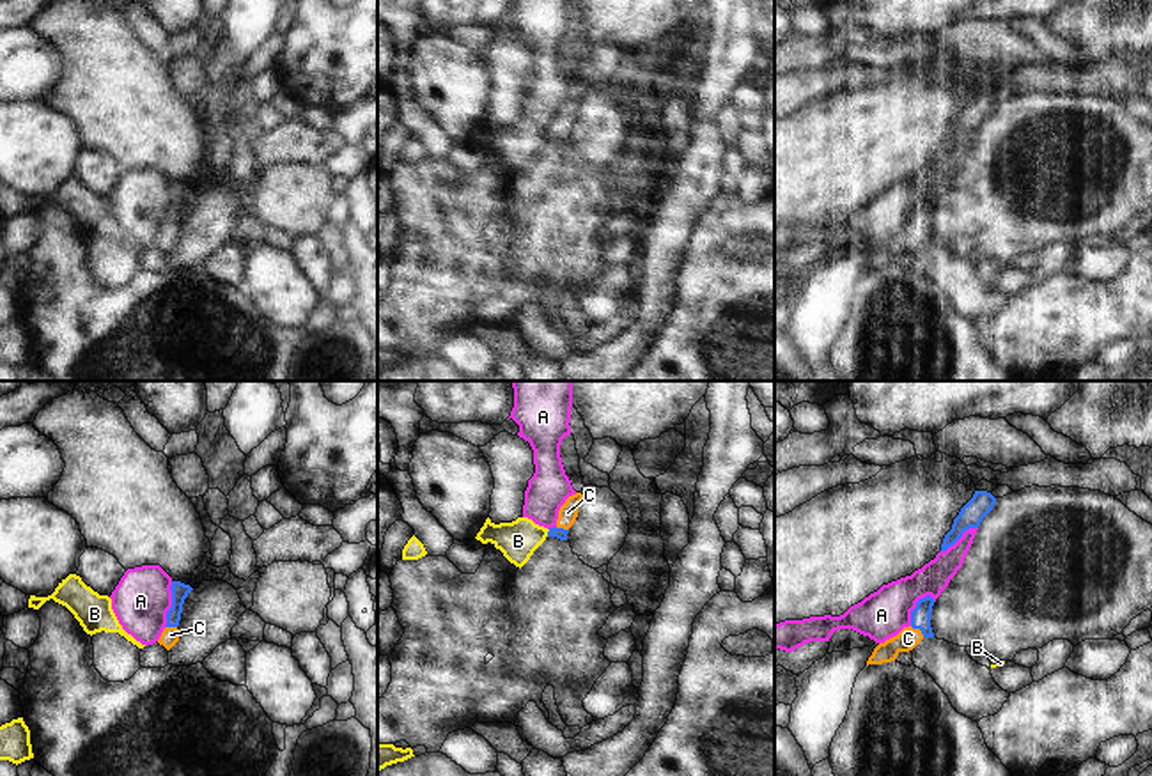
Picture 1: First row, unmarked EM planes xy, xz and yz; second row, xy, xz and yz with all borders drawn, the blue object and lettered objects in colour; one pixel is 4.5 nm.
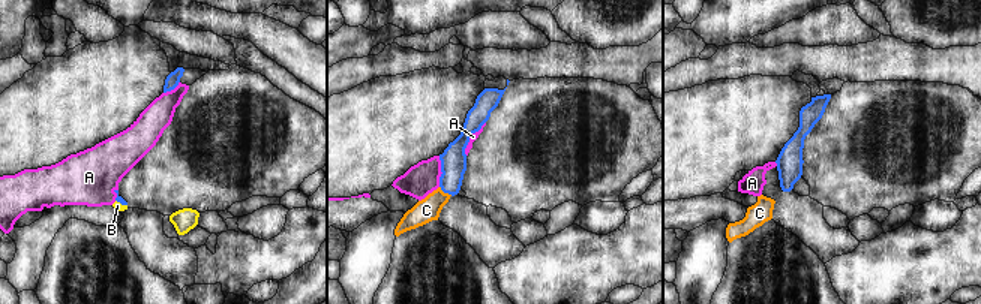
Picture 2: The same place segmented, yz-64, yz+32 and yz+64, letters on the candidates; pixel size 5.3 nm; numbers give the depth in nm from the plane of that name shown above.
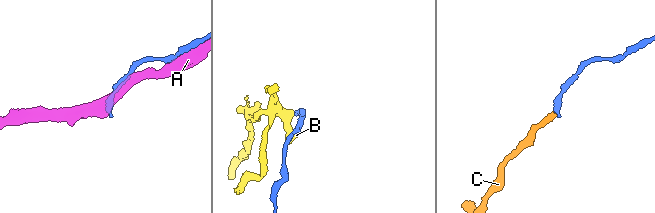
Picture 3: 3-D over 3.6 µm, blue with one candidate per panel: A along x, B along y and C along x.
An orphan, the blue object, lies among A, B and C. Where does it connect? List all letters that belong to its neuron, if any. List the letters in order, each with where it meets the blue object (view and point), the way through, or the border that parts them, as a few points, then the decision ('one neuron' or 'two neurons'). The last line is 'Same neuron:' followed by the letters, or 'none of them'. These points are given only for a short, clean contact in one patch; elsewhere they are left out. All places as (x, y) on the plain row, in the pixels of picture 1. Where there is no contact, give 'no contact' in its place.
A: meets blue in xy at (172, 208); two neurons
B: meets blue in xz at (548, 137); border along xz (550, 133), (546, 139); two neurons
C: meets blue in yz at (918, 231); runs through yz (920, 220), (918, 231), (908, 241); one neuron
Same neuron: C

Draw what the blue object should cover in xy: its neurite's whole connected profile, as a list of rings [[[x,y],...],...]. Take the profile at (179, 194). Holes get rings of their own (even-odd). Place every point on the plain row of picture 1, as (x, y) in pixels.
[[[172,184],[172,211],[167,214],[167,229],[158,243],[167,253],[170,253],[179,244],[179,223],[183,216],[183,207],[188,197],[193,193],[190,188],[181,184]]]

